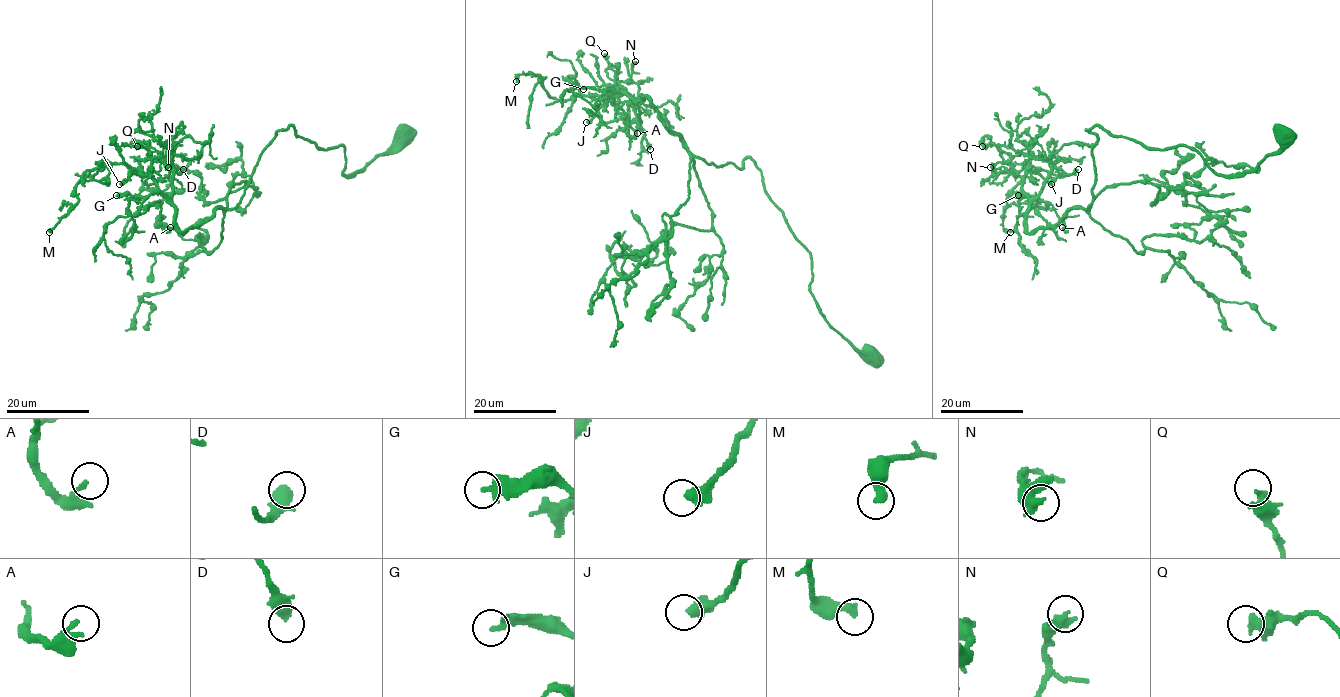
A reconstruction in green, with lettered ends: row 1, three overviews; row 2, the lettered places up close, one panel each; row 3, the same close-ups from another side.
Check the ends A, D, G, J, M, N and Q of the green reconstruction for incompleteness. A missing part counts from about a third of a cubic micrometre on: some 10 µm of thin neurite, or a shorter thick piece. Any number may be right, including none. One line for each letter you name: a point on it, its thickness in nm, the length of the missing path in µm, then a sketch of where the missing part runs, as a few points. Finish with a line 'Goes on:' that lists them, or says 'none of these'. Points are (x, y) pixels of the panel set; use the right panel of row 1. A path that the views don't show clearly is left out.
J: (1051, 184) | 480 nm | 3 µm
Goes on: J

